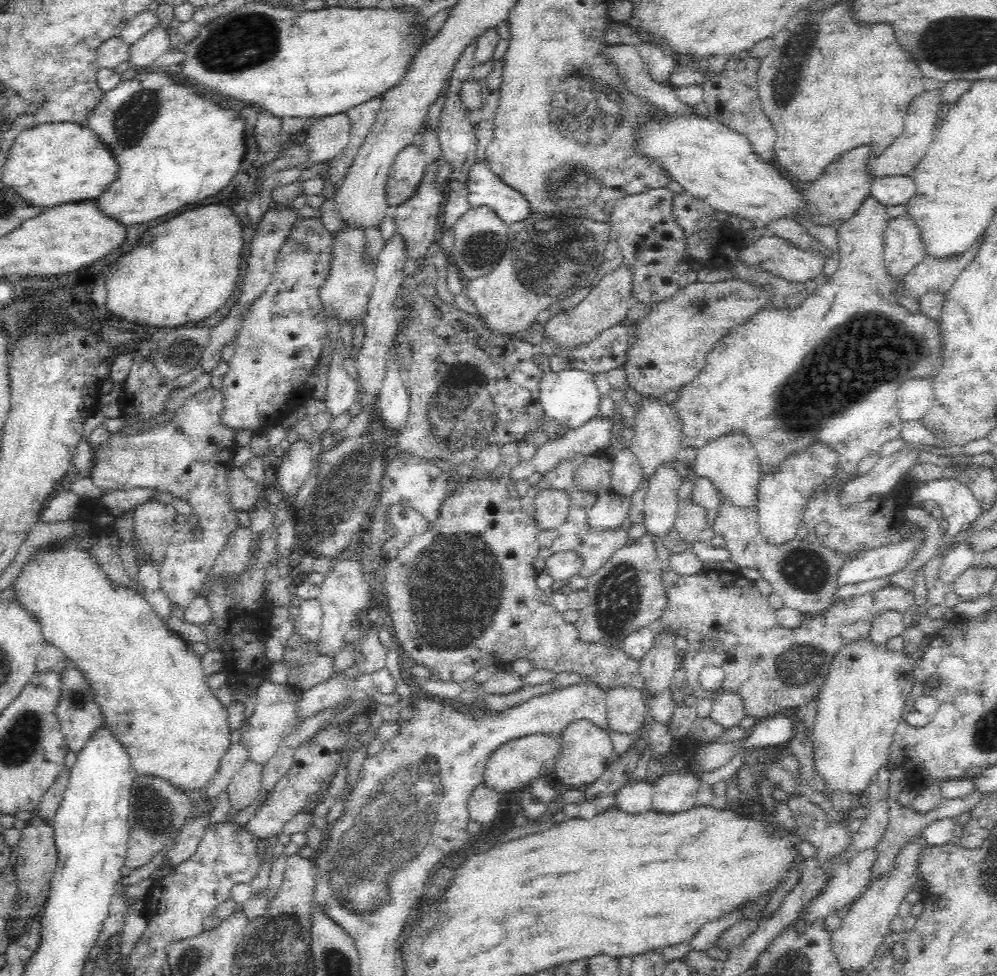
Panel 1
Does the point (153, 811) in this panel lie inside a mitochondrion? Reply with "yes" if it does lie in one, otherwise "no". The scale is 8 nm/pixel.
yes

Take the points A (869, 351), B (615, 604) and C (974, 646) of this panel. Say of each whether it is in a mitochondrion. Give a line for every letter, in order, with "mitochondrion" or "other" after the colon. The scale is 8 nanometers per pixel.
A: mitochondrion
B: mitochondrion
C: other

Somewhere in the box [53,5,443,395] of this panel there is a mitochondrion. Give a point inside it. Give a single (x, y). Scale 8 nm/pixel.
(247, 39)

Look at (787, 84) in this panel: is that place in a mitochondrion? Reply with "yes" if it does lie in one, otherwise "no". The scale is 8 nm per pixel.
yes

